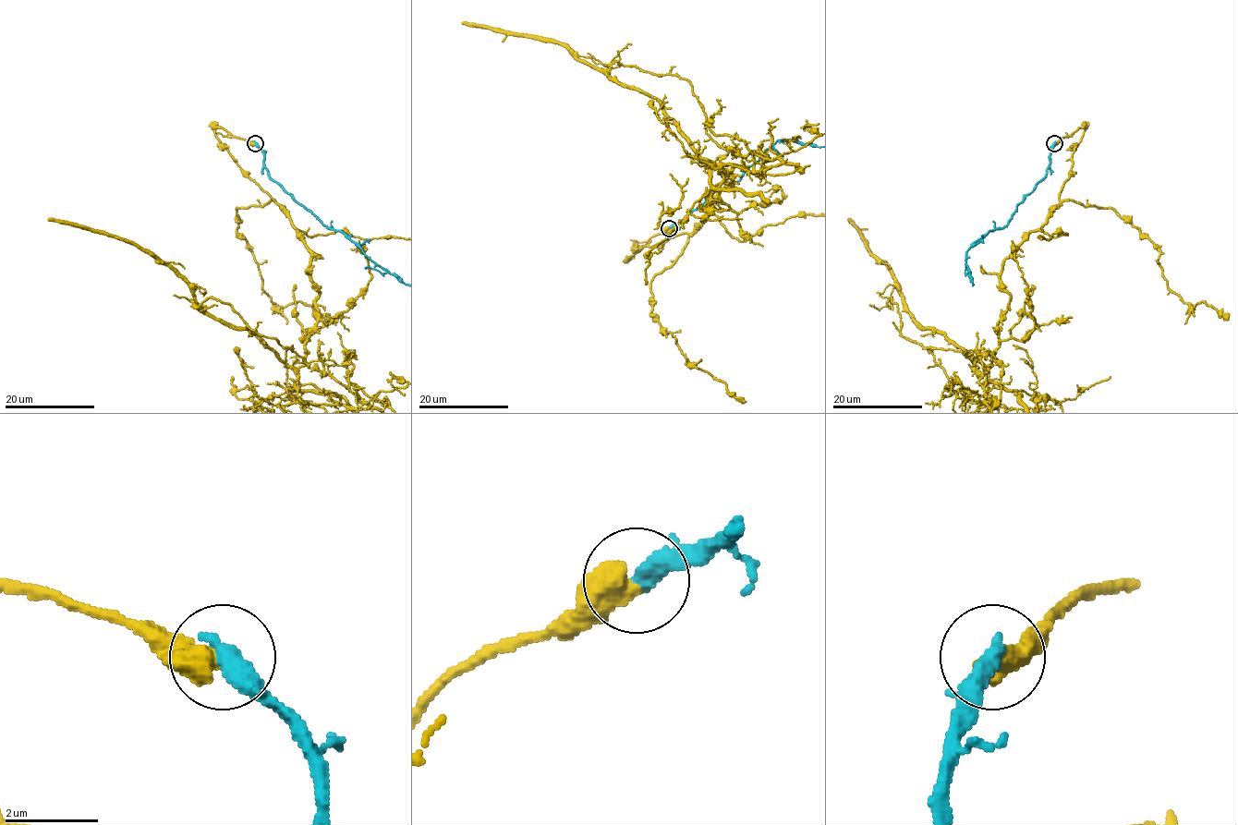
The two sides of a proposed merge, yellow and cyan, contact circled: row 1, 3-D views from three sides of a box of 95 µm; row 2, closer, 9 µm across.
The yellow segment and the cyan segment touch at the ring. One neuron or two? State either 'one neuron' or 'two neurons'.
two neurons

